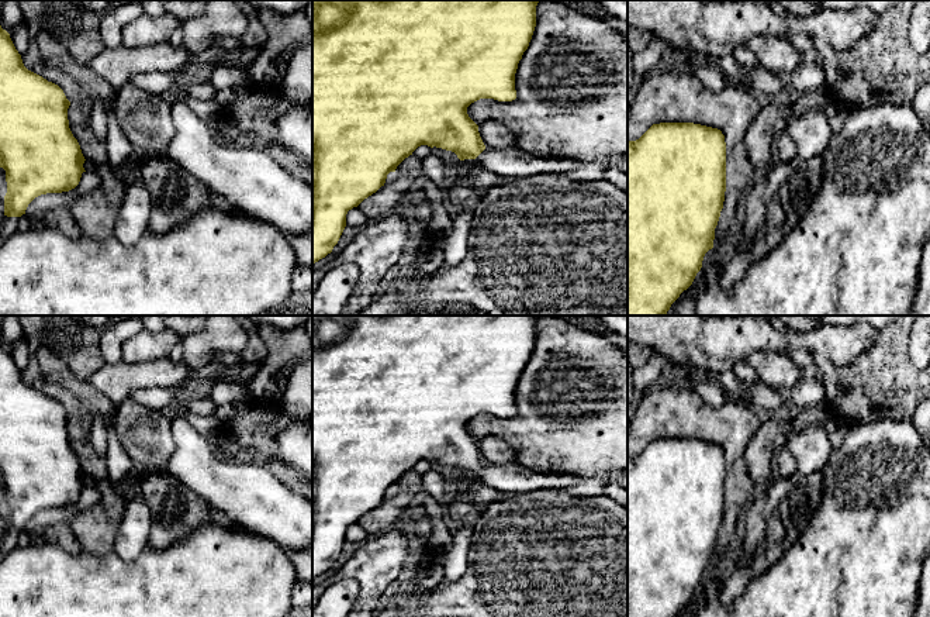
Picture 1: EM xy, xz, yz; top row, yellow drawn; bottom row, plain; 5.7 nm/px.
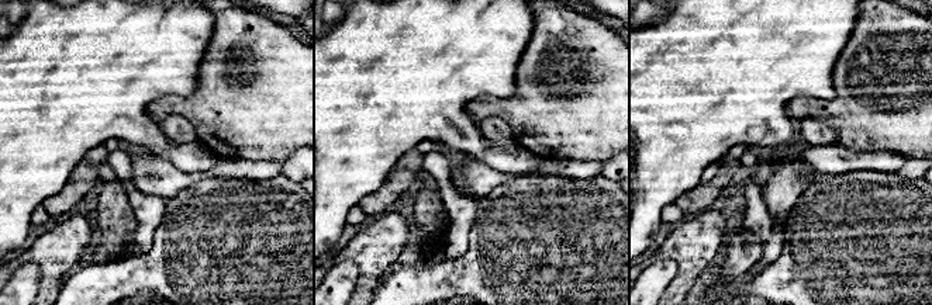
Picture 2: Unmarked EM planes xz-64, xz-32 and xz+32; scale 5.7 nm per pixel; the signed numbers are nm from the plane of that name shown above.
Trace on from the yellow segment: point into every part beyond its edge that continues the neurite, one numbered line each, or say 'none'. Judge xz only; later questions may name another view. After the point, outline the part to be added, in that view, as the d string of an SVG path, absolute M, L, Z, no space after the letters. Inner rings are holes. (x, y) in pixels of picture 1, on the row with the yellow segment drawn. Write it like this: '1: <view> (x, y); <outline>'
1: xz (512, 162); M522 144L508 148L485 148L474 162L505 179L519 179L539 173L564 175L584 165L570 158L535 156Z

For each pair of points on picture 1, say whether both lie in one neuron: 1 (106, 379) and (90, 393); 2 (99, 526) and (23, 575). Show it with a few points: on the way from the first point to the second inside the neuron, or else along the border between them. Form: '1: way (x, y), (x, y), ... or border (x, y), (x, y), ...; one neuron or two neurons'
1: border (85, 379), (114, 404); two neurons
2: border (82, 550), (90, 554), (113, 552); two neurons

